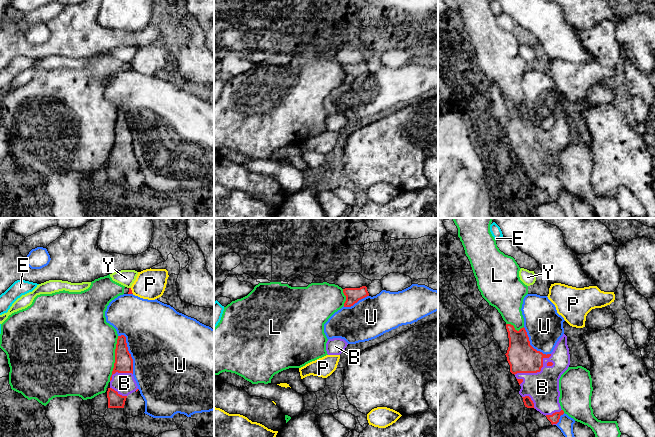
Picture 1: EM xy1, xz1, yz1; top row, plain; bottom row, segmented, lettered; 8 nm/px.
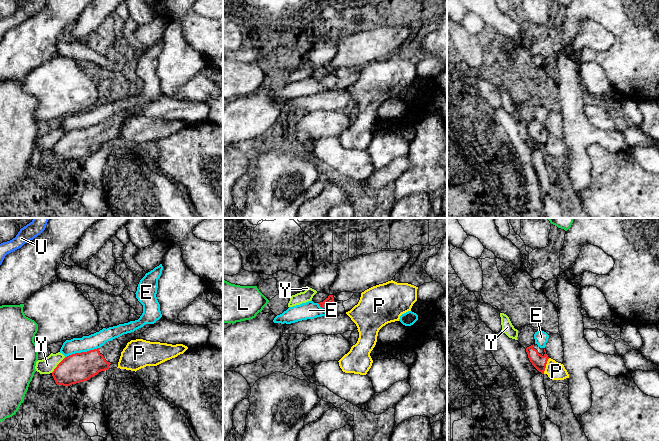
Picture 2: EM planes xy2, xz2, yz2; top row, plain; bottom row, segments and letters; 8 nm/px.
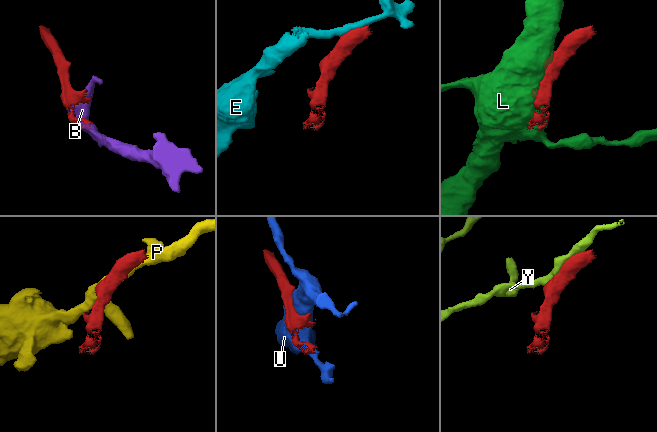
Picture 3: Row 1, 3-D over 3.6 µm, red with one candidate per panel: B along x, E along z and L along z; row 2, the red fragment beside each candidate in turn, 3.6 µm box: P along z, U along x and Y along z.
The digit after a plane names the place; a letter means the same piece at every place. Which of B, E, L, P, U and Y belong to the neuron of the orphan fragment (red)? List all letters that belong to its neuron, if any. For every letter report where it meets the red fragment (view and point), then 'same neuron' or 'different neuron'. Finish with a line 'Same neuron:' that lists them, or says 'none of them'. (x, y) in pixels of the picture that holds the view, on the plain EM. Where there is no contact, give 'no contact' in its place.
B: yz1 (536, 148) | same neuron
E: xy2 (82, 128) | different neuron
L: xy1 (115, 134) | different neuron
P: yz2 (545, 142) | different neuron
U: xy1 (128, 128) | different neuron
Y: xy2 (57, 141) | different neuron
Same neuron: B

